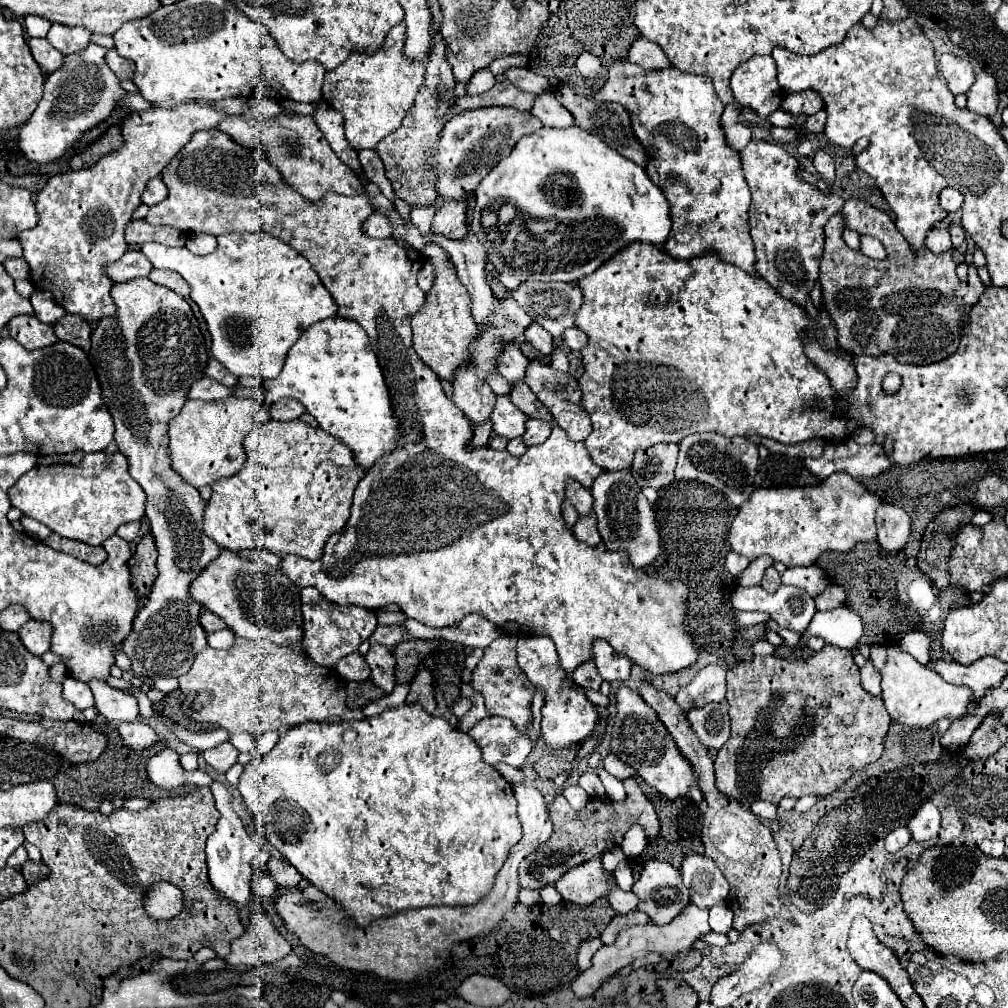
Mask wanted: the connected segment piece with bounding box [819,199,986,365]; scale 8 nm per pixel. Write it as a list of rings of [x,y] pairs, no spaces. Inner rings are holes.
[[[848,199],[842,215],[846,217],[846,227],[854,229],[861,235],[871,235],[882,243],[888,255],[884,261],[868,259],[864,253],[852,251],[844,241],[840,243],[824,243],[820,262],[819,282],[822,285],[822,305],[834,327],[838,331],[838,349],[852,355],[892,355],[900,363],[908,365],[928,365],[950,357],[960,343],[960,317],[964,307],[974,305],[984,293],[984,285],[976,273],[976,267],[970,265],[968,279],[962,283],[956,277],[956,263],[952,261],[952,251],[948,249],[940,255],[934,255],[928,249],[922,249],[918,255],[912,253],[904,235],[896,228],[888,213],[872,207],[864,199]]]

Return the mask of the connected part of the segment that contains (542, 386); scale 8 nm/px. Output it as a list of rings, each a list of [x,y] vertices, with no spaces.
[[[530,361],[528,363],[528,371],[524,375],[524,383],[550,409],[550,413],[554,417],[554,423],[558,427],[562,427],[572,441],[584,441],[590,435],[592,425],[590,425],[590,419],[588,419],[588,413],[580,405],[580,389],[578,389],[578,383],[576,383],[576,379],[570,373],[556,371],[550,365],[542,365],[540,361]]]

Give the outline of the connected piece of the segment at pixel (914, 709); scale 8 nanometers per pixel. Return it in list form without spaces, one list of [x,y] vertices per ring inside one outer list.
[[[888,647],[888,661],[882,669],[882,699],[892,721],[910,727],[930,727],[944,717],[956,721],[960,715],[966,715],[972,707],[974,693],[968,691],[968,687],[946,683],[936,671],[920,665],[910,653]]]

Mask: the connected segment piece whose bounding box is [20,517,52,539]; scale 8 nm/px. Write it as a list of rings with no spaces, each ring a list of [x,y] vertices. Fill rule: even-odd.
[[[22,517],[20,523],[24,525],[24,531],[26,531],[28,535],[36,537],[36,539],[44,539],[44,537],[48,537],[48,535],[52,533],[48,527],[44,527],[40,521],[36,521],[36,519],[32,519],[32,517]]]

